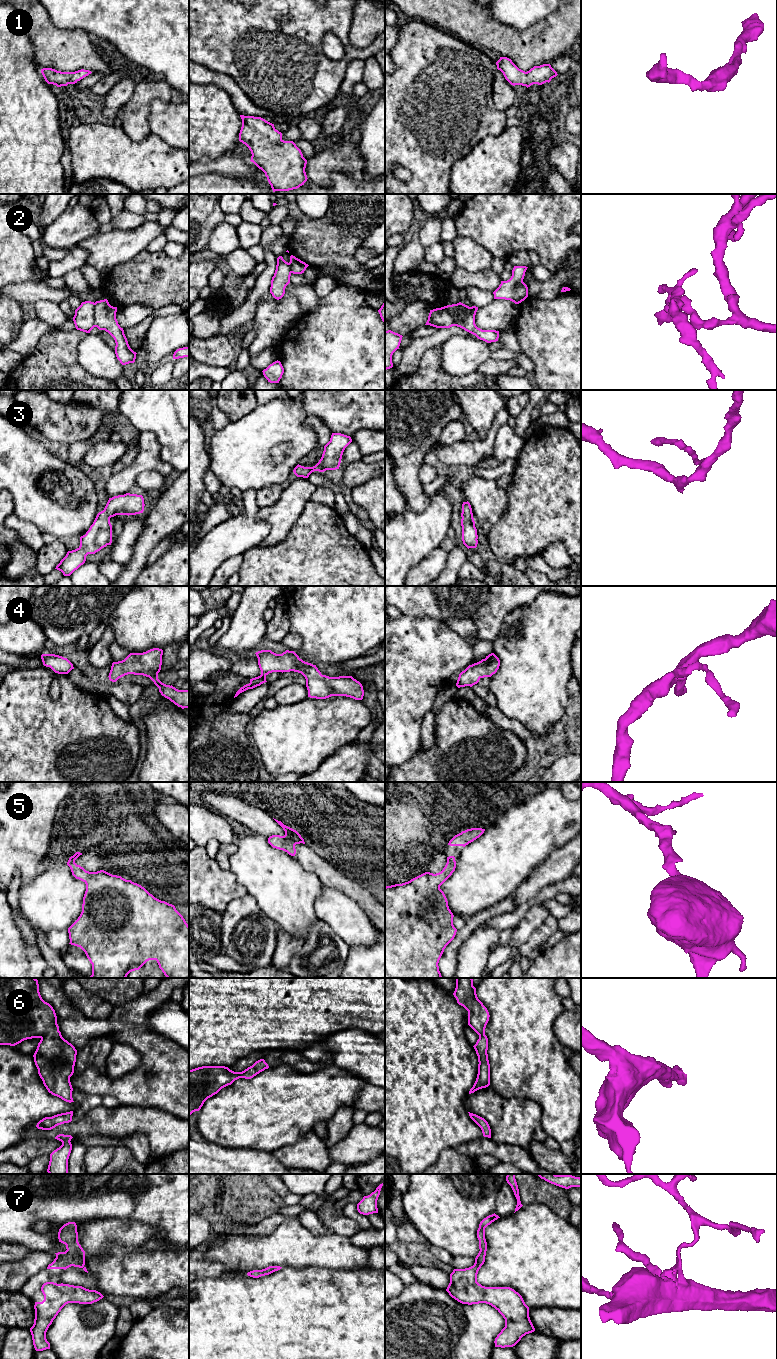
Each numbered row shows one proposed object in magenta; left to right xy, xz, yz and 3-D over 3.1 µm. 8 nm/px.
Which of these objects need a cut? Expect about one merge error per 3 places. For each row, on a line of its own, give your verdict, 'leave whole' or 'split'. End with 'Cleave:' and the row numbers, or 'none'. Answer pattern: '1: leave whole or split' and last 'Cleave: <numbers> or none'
1: leave whole
2: split
3: leave whole
4: leave whole
5: leave whole
6: leave whole
7: leave whole
Cleave: 2

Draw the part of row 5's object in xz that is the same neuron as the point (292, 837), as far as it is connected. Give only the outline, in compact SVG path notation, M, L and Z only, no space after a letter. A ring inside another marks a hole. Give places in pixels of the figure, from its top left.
M273 818L274 819L274 818ZM274 819L285 831L284 836L272 835L268 838L268 843L276 849L283 850L291 856L295 856L296 849L295 845L304 842L301 835L294 829L284 825L281 821Z

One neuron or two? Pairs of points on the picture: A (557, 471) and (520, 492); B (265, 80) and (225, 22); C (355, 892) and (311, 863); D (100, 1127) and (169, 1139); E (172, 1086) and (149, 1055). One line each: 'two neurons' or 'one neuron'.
A: one neuron
B: one neuron
C: one neuron
D: one neuron
E: one neuron

